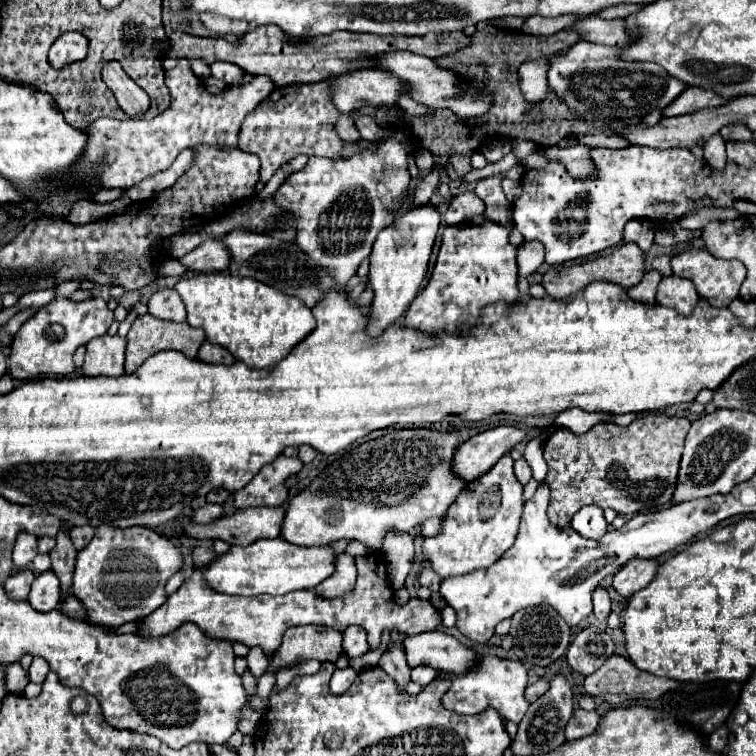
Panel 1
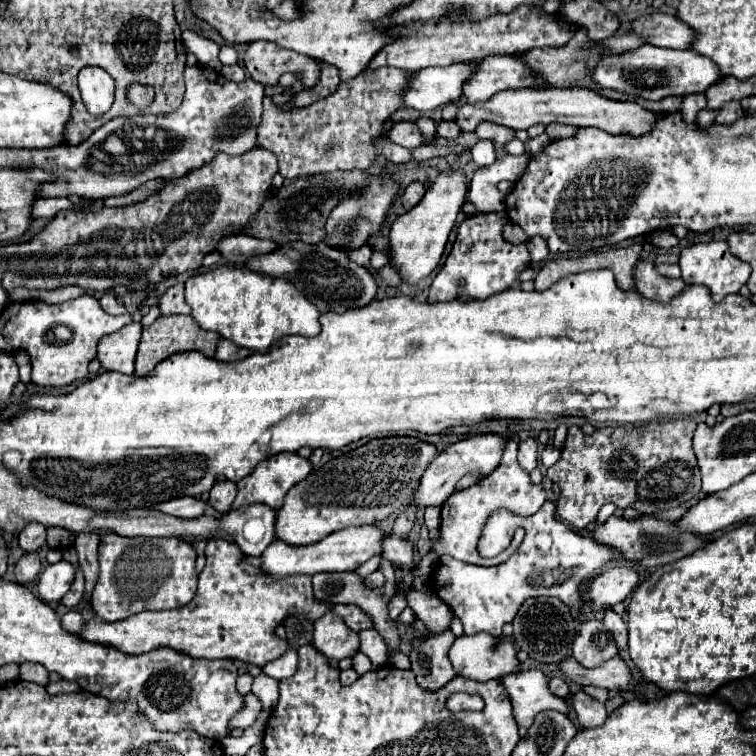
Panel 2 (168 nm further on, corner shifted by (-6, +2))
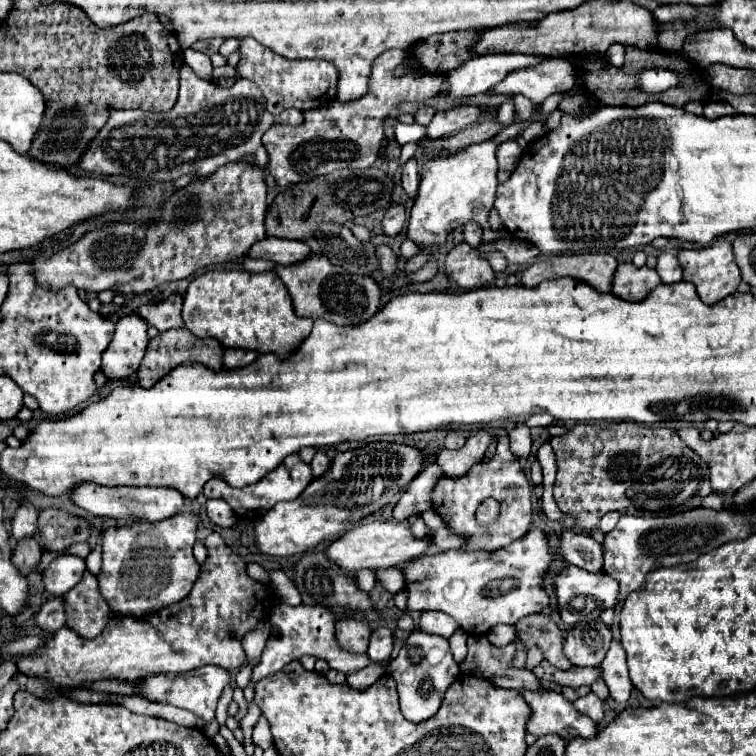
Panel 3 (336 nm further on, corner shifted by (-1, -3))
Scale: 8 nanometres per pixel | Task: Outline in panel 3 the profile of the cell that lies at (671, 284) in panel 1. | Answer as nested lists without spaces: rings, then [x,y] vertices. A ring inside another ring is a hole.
[[[620,263],[616,267],[616,275],[612,281],[612,293],[626,301],[640,301],[658,283],[660,283],[660,277],[654,269],[646,265],[636,269],[632,263]]]

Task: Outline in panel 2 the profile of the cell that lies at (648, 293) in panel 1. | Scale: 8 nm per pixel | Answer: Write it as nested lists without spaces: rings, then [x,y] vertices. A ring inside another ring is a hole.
[[[655,264],[655,270],[657,270],[657,274],[665,276],[665,278],[677,278],[677,276],[681,276],[679,264]]]

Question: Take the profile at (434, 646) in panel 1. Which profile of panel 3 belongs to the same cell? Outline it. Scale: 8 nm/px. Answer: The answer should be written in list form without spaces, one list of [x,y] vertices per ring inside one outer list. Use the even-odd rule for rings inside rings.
[[[470,635],[468,637],[468,657],[466,661],[460,665],[462,673],[470,673],[474,667],[482,669],[484,675],[488,675],[488,681],[494,683],[496,687],[502,689],[530,689],[530,691],[544,691],[544,685],[536,679],[536,675],[528,669],[514,669],[512,667],[512,657],[516,653],[516,645],[508,645],[508,647],[494,647],[488,643],[488,639],[484,635]]]

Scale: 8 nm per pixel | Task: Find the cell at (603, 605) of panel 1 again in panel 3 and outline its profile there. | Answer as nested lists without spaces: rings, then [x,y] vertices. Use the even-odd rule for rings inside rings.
[[[612,641],[606,659],[602,661],[602,675],[604,681],[610,689],[610,697],[626,703],[630,699],[630,691],[632,691],[632,681],[628,677],[628,667],[626,667],[626,655],[624,649],[618,641]]]

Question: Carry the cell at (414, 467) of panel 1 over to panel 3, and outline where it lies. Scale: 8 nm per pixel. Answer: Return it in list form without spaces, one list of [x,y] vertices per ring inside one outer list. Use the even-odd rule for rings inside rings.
[[[368,443],[360,451],[344,451],[334,457],[332,467],[320,479],[314,479],[298,499],[276,503],[256,525],[254,541],[260,553],[274,557],[300,555],[320,547],[330,535],[348,529],[366,515],[390,503],[420,473],[424,453],[404,443]]]

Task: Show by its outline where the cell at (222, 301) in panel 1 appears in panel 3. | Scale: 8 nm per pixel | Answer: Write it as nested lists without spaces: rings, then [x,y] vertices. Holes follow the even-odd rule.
[[[234,269],[208,271],[196,277],[184,295],[182,319],[186,329],[200,339],[214,337],[224,347],[252,349],[258,353],[272,351],[280,359],[286,359],[292,347],[300,347],[308,331],[312,331],[312,319],[294,315],[292,297],[274,271],[250,273]]]

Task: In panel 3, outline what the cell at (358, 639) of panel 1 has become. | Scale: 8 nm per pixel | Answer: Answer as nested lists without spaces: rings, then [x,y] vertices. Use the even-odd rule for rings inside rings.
[[[384,623],[376,625],[372,631],[372,637],[370,637],[370,647],[368,647],[370,661],[388,663],[390,655],[392,655],[392,647],[394,647],[392,631]]]

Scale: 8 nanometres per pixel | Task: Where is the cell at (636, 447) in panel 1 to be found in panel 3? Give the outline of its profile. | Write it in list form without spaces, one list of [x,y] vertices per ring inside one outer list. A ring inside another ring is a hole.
[[[614,423],[610,427],[598,425],[574,425],[564,435],[550,441],[556,455],[556,481],[554,501],[560,511],[576,517],[580,529],[594,529],[602,515],[608,511],[620,511],[636,517],[664,517],[684,513],[702,505],[704,497],[712,493],[708,479],[708,463],[704,477],[704,459],[696,455],[672,429],[638,427],[638,423]]]

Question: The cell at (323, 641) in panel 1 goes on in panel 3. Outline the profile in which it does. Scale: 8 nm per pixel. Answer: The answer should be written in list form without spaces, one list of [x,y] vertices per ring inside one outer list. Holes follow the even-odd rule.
[[[340,619],[336,623],[336,639],[342,649],[350,653],[366,653],[372,627],[368,621]]]

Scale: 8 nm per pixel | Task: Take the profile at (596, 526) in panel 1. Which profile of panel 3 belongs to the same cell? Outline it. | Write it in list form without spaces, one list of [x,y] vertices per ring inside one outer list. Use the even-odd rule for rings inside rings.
[[[692,509],[672,517],[632,517],[622,515],[616,529],[604,537],[604,573],[618,581],[620,593],[616,603],[622,603],[632,591],[644,585],[646,573],[658,567],[672,567],[680,563],[696,561],[700,555],[714,551],[716,547],[746,539],[754,533],[754,523],[746,515],[732,515],[730,509]]]

